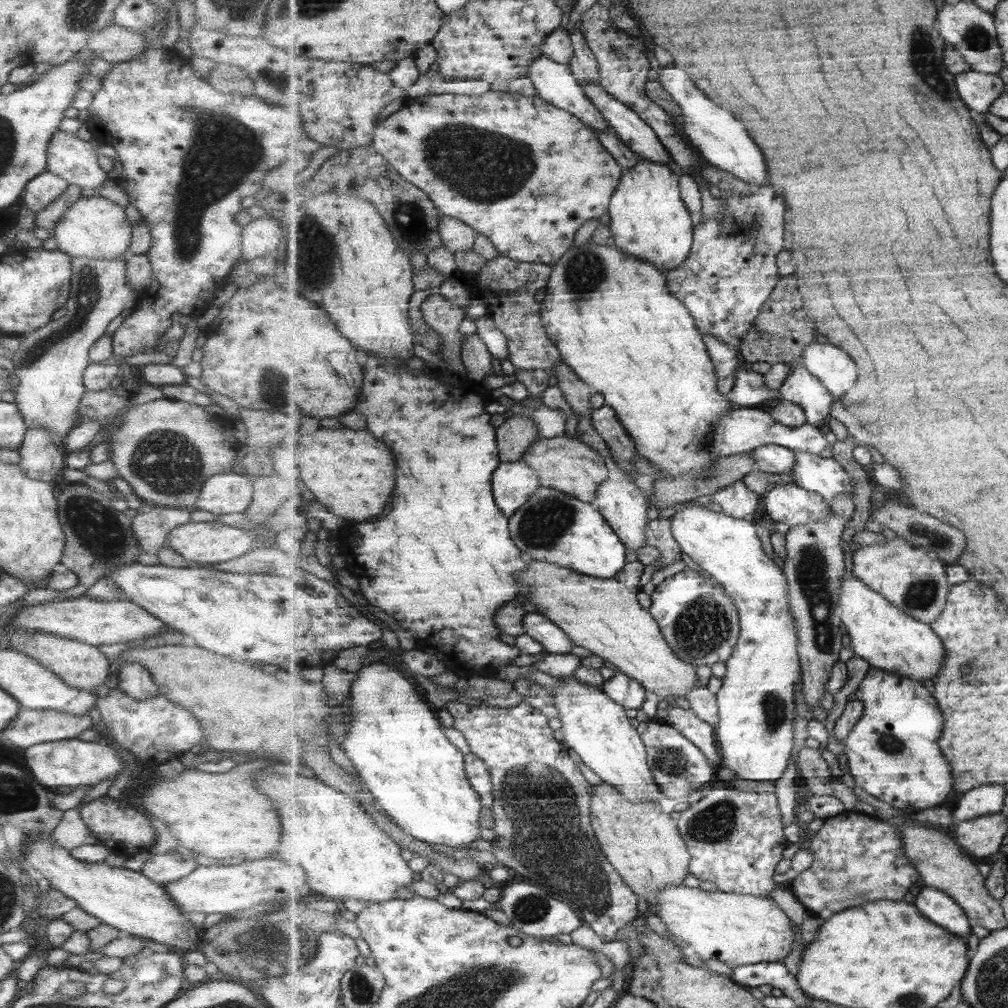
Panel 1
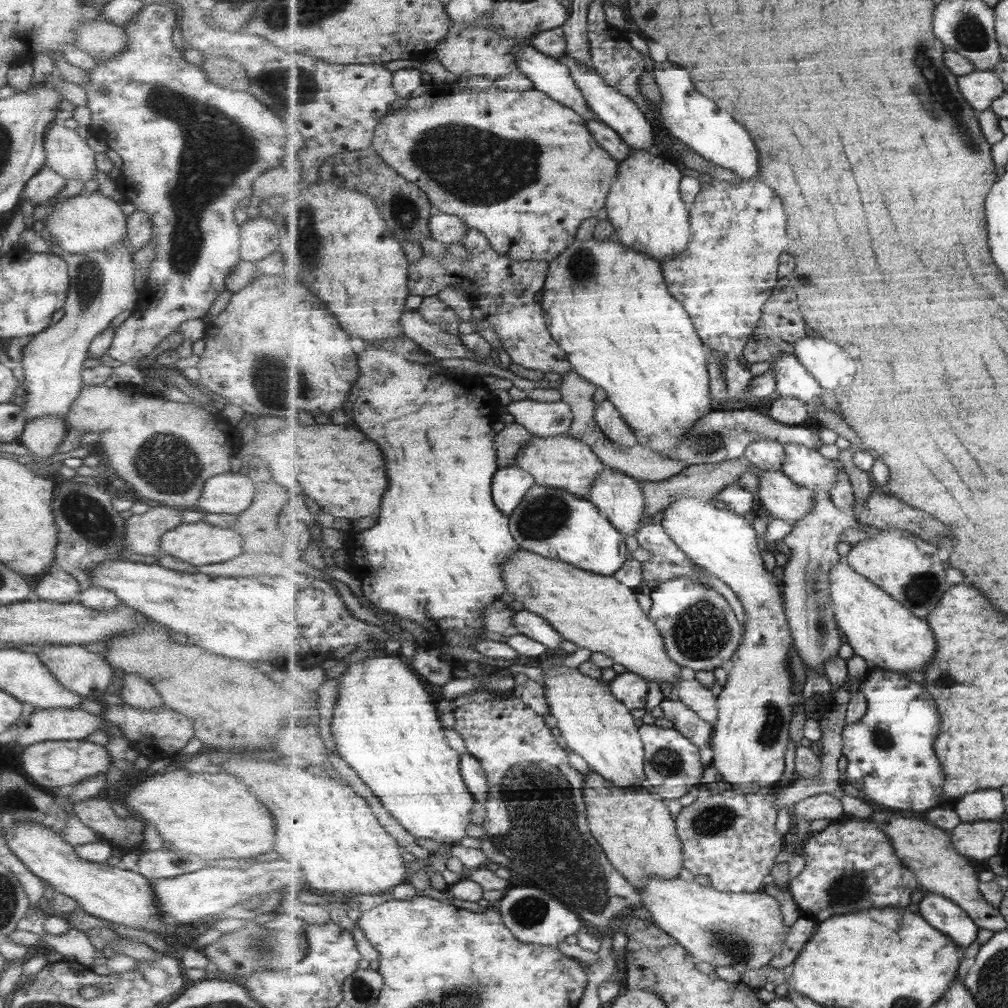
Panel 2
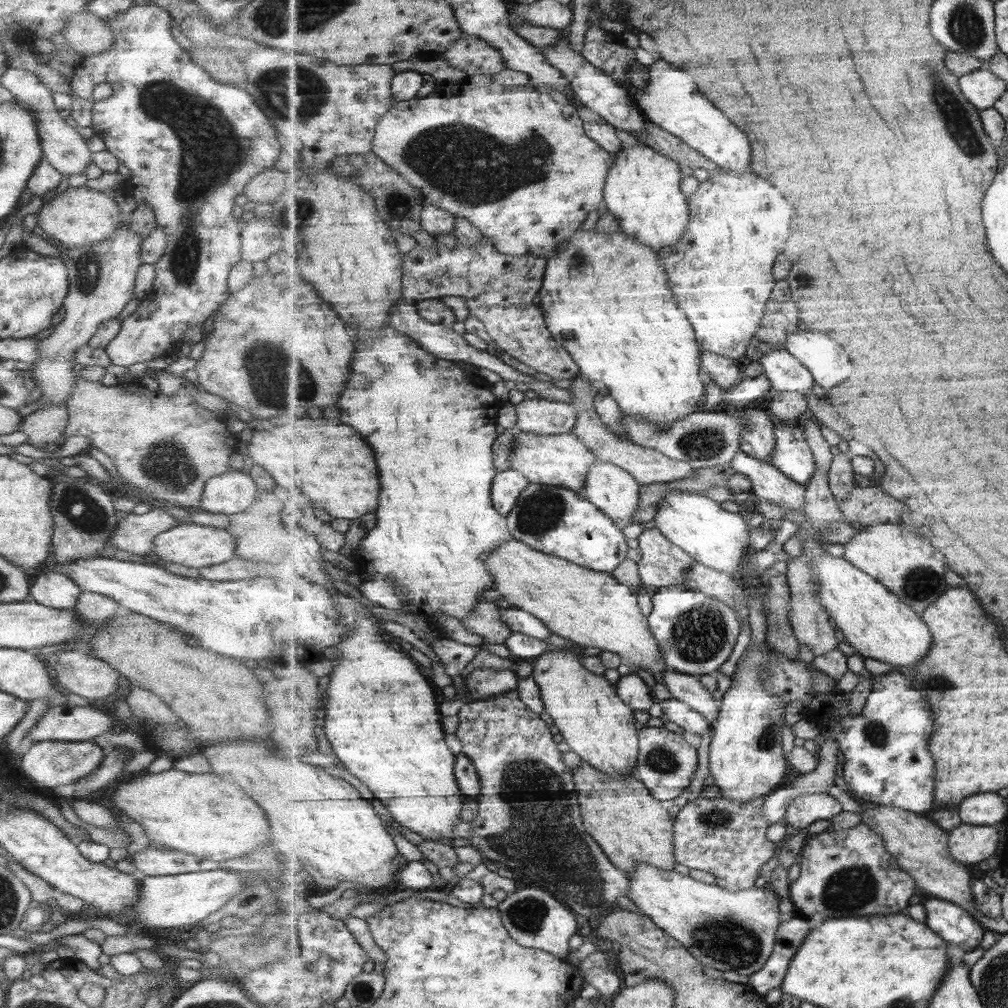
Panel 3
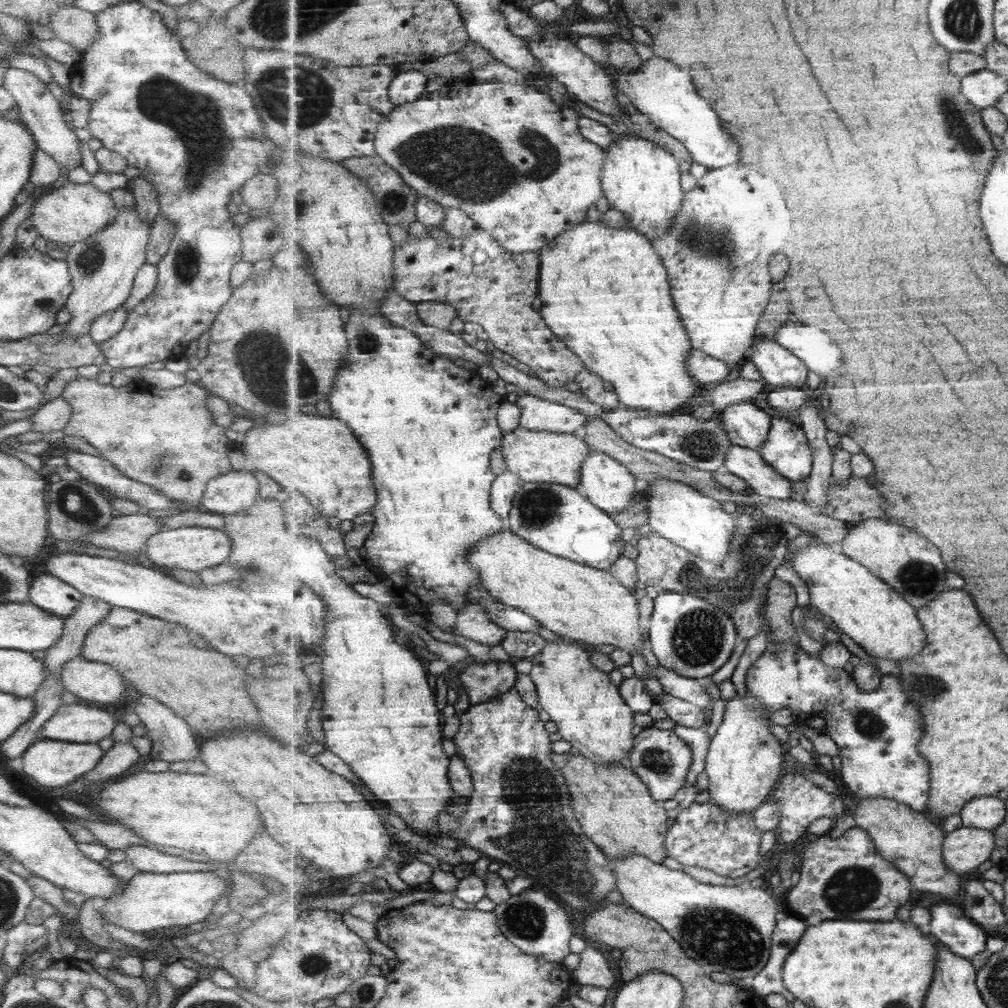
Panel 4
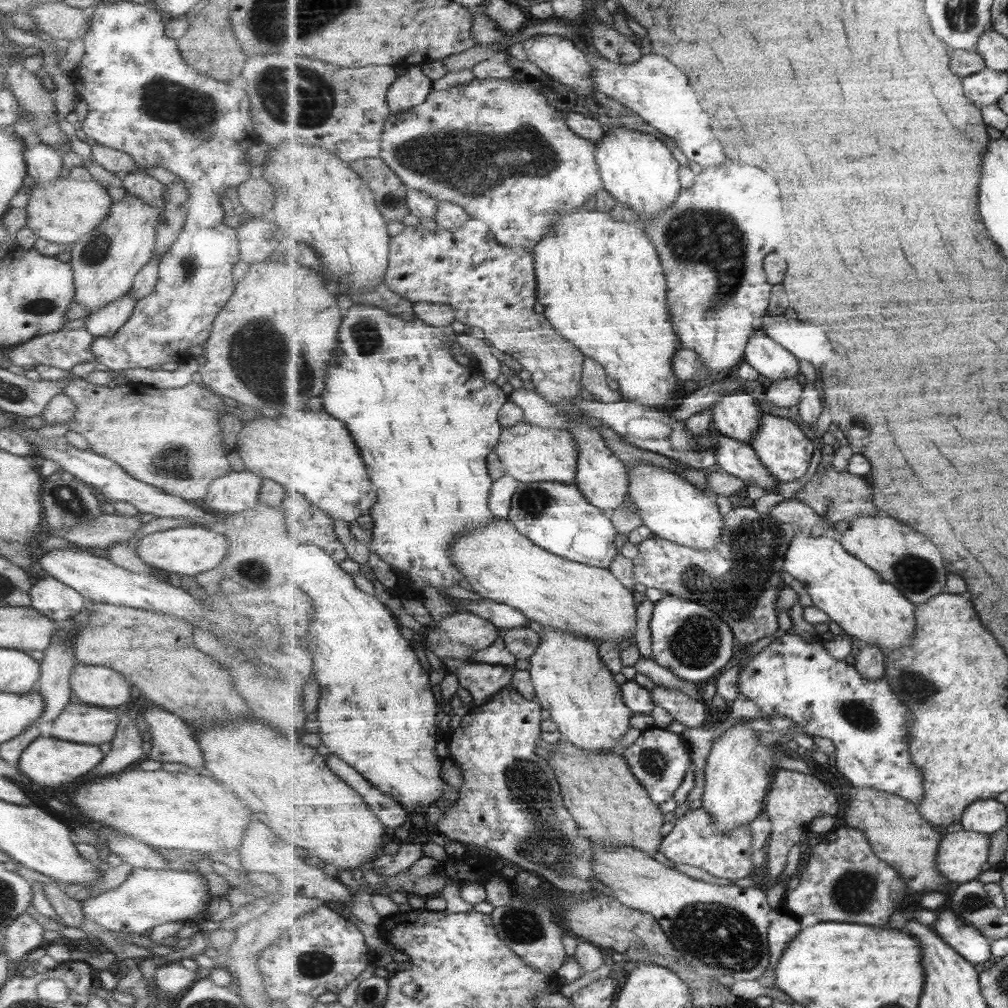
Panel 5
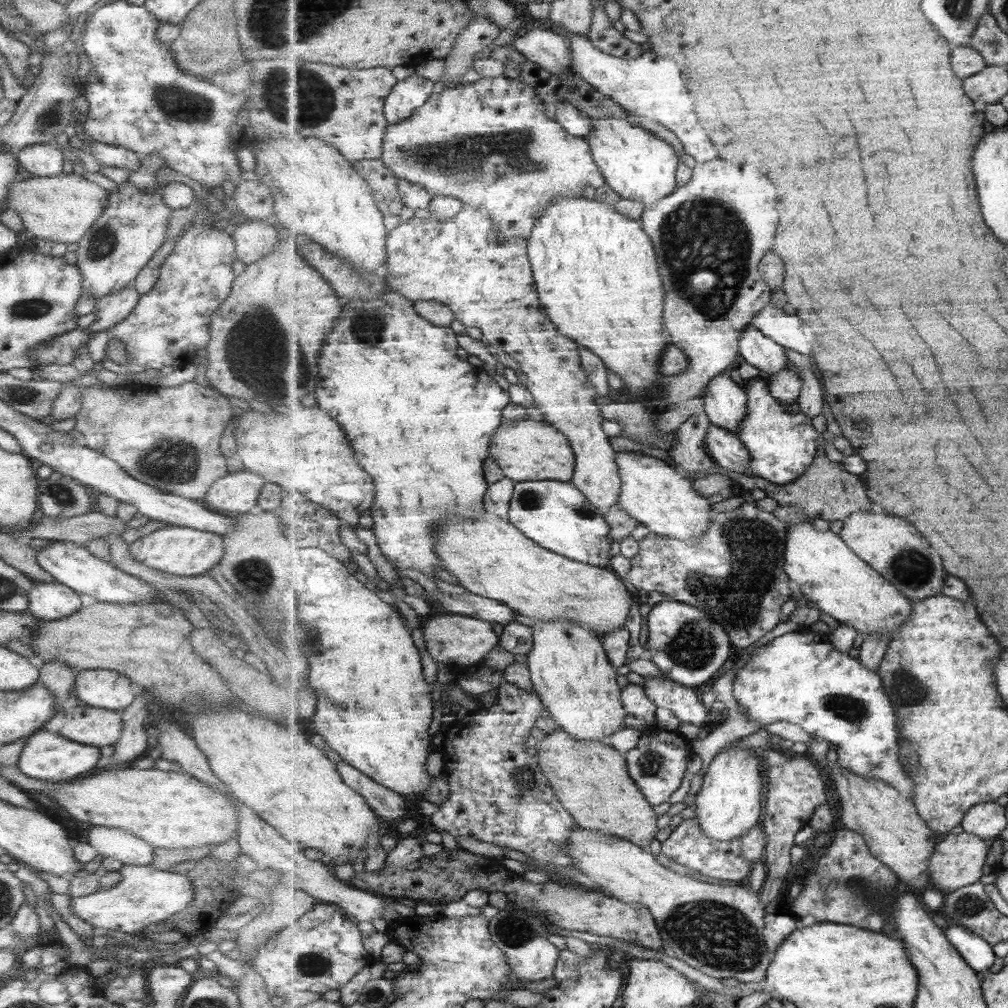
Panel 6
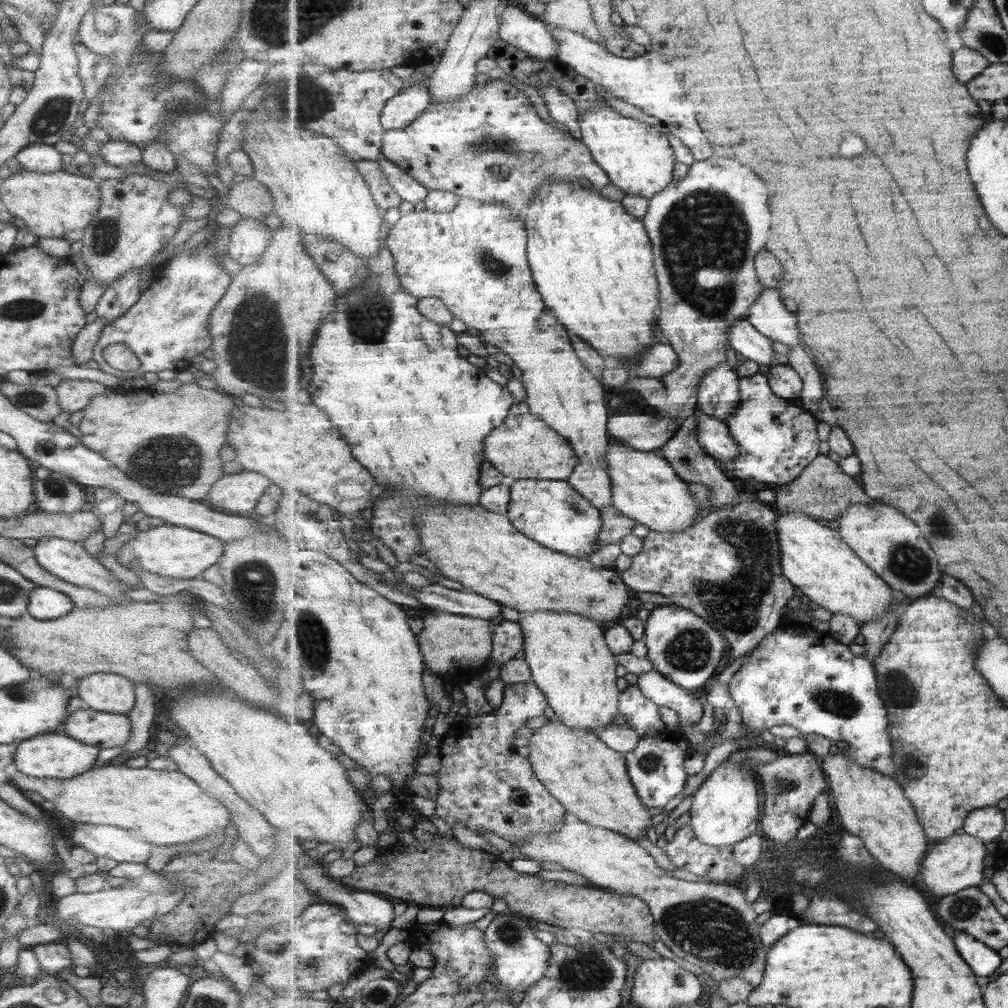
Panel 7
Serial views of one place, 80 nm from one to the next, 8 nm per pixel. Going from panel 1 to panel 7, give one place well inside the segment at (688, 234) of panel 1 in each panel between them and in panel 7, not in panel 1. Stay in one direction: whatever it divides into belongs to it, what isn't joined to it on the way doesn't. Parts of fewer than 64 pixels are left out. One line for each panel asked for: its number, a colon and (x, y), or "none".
2: (646, 206)
3: (644, 192)
4: (641, 179)
5: (638, 170)
6: (636, 164)
7: (639, 160)

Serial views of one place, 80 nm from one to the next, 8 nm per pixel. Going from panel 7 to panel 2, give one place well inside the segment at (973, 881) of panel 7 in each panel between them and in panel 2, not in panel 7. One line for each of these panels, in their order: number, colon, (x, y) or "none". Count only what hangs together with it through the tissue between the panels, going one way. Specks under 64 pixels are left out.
2: (980, 840)
3: (970, 844)
4: (966, 848)
5: (963, 853)
6: (958, 861)

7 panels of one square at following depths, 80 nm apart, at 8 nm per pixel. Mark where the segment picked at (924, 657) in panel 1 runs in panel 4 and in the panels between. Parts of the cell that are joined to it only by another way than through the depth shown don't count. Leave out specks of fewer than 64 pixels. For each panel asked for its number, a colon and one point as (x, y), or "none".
2: (885, 633)
3: (878, 624)
4: (875, 616)

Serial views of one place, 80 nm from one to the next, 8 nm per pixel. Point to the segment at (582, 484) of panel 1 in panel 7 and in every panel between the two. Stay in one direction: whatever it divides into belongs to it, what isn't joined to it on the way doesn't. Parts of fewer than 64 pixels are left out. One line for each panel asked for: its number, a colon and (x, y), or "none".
2: (565, 462)
3: (564, 460)
4: (548, 457)
5: (533, 454)
6: (526, 449)
7: (525, 446)

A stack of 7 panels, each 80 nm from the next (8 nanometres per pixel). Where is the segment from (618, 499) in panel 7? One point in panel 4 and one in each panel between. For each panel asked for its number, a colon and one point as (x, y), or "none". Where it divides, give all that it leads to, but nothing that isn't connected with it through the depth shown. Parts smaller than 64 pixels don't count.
4: (683, 514)
5: (673, 509)
6: (666, 502)

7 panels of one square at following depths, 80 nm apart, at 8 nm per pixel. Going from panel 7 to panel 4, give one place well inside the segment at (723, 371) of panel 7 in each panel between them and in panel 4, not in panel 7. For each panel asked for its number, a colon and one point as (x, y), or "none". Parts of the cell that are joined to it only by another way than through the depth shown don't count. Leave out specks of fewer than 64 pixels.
4: (748, 425)
5: (737, 415)
6: (726, 403)

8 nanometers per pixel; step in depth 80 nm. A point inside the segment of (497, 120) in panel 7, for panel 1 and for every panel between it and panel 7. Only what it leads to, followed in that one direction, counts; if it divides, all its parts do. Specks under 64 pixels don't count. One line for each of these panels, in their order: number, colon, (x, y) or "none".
1: (526, 174)
2: (546, 173)
3: (516, 162)
4: (515, 161)
5: (497, 148)
6: (482, 143)

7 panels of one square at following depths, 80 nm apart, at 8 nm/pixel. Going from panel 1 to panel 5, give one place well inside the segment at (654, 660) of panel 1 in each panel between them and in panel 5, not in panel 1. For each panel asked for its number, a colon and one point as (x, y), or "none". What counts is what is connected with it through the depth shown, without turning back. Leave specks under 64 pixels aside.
2: (595, 612)
3: (591, 609)
4: (586, 605)
5: (503, 565)

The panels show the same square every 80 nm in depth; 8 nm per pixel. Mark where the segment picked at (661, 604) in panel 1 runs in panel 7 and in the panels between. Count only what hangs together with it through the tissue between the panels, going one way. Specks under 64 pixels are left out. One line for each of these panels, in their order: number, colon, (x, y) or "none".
2: (701, 631)
3: (696, 633)
4: (688, 634)
5: (687, 637)
6: (689, 646)
7: (683, 646)

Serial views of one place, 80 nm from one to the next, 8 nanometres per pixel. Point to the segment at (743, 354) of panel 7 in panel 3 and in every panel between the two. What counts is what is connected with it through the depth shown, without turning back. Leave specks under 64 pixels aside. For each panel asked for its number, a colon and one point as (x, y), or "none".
3: (786, 372)
4: (780, 368)
5: (767, 356)
6: (756, 349)

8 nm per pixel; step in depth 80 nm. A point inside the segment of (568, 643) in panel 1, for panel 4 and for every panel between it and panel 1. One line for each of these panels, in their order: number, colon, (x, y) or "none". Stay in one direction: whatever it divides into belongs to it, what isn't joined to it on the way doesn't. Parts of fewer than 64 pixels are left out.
2: (527, 622)
3: (518, 620)
4: (512, 619)

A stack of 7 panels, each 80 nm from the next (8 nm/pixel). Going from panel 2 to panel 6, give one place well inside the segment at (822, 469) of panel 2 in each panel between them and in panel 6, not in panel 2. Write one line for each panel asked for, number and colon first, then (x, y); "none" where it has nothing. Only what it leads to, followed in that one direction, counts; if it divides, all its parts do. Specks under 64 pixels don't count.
3: (794, 456)
4: (787, 449)
5: (784, 446)
6: (783, 446)

